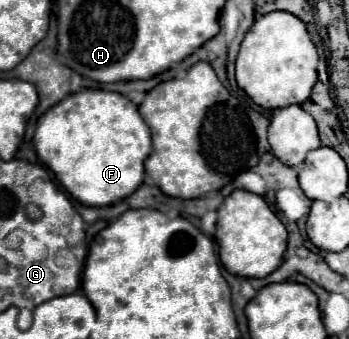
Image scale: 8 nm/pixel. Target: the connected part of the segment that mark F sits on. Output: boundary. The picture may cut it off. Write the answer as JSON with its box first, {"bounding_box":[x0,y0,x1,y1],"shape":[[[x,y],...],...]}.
{"bounding_box":[33,90,151,206],"shape":[[[83,90],[55,104],[37,122],[33,136],[35,152],[55,174],[59,184],[85,206],[109,206],[133,194],[143,182],[143,162],[151,154],[151,132],[137,112],[137,106],[123,94],[103,90]]]}

